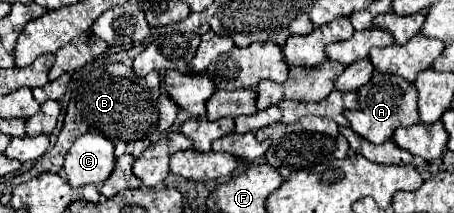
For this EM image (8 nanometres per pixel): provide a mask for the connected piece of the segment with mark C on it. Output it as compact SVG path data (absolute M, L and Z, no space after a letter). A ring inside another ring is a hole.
M98 132L82 134L74 140L64 160L64 172L70 186L104 182L114 168L114 144Z

